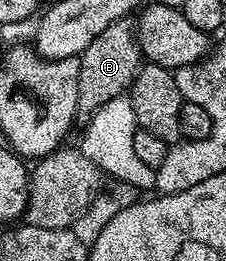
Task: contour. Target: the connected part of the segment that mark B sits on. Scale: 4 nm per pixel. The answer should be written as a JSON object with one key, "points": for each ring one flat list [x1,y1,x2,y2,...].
{"points":[[129,18,116,21,88,45,80,56,78,68,78,115,89,117,96,113,100,105,112,101,116,97,126,95,130,86,134,84,134,78,138,68,143,66,144,56,142,48,138,46,136,27]]}

